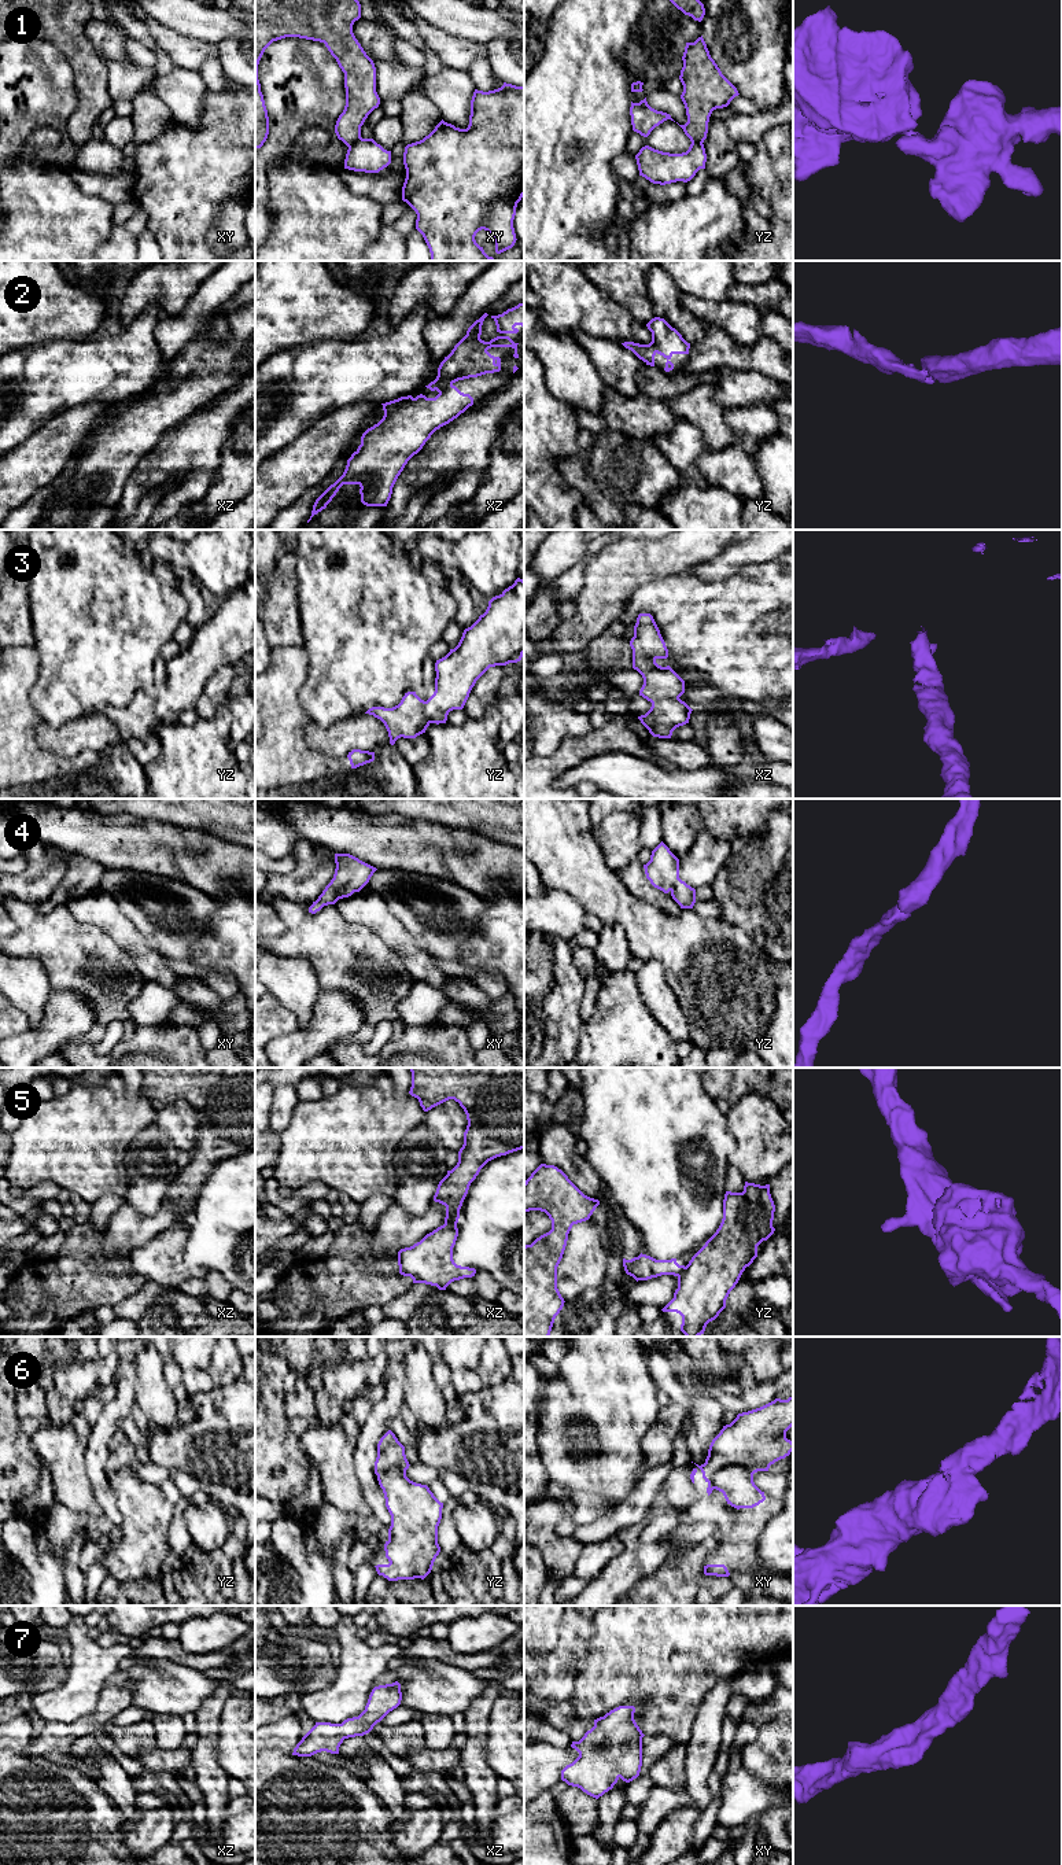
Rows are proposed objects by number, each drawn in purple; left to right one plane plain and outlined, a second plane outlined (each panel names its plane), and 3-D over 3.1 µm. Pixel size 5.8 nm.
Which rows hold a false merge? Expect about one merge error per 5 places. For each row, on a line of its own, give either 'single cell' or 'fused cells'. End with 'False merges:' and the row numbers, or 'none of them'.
1: fused cells
2: single cell
3: single cell
4: single cell
5: fused cells
6: fused cells
7: single cell
False merges: 1, 5, 6

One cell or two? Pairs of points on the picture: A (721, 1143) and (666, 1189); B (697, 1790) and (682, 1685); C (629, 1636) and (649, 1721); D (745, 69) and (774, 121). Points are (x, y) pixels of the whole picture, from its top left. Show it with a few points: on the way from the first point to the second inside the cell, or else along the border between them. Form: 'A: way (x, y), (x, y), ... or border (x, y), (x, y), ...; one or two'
A: way (697, 1132), (677, 1138), (666, 1149), (666, 1165); one
B: border (700, 1706), (690, 1738), (686, 1742); two
C: way (649, 1657), (655, 1662), (655, 1701); one
D: border (778, 104), (762, 110); two

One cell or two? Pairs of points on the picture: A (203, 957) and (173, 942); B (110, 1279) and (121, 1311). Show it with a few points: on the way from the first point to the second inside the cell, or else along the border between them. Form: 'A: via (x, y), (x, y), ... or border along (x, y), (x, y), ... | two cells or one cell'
A: border along (209, 924), (209, 931), (194, 946), (188, 958) | two cells
B: border along (143, 1282), (113, 1308) | two cells

